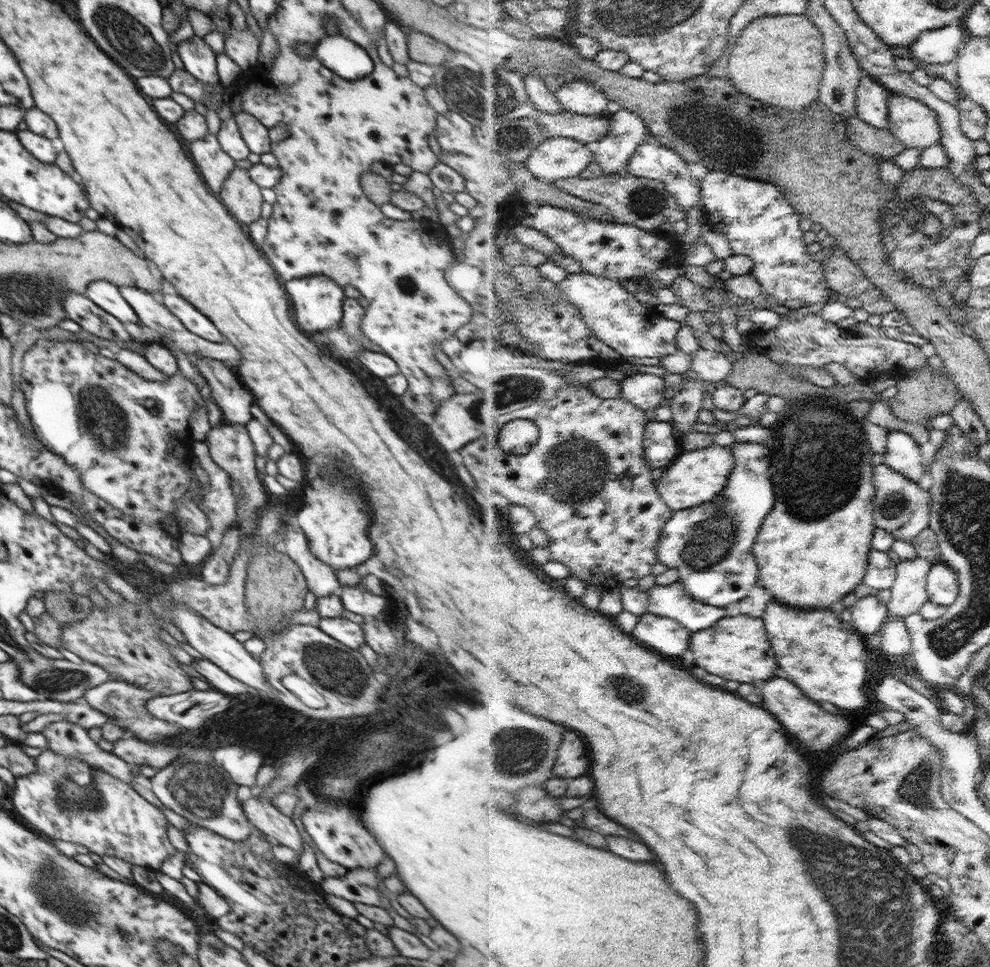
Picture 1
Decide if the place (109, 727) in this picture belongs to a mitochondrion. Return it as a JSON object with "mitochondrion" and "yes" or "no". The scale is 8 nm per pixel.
{"mitochondrion":"no"}

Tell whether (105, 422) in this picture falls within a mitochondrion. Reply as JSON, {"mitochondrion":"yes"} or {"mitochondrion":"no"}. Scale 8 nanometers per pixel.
{"mitochondrion":"yes"}

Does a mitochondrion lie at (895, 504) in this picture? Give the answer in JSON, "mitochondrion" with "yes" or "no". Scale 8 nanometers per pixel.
{"mitochondrion":"yes"}

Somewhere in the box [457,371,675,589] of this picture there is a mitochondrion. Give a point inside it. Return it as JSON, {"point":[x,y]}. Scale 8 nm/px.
{"point":[575,469]}

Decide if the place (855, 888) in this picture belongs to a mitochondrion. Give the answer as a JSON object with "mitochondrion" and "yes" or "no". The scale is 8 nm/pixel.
{"mitochondrion":"yes"}

